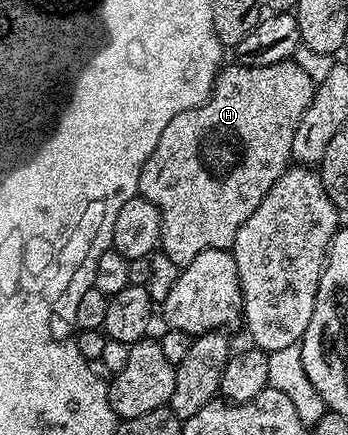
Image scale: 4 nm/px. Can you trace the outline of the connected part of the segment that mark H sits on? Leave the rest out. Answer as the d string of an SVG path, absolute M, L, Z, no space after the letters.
M281 60L272 66L227 63L214 80L210 97L200 106L184 110L164 126L156 150L144 162L138 191L160 210L161 251L172 262L184 266L209 248L233 249L234 239L248 214L264 202L264 194L286 172L291 163L292 134L304 118L304 110L314 97L315 82L294 63Z

